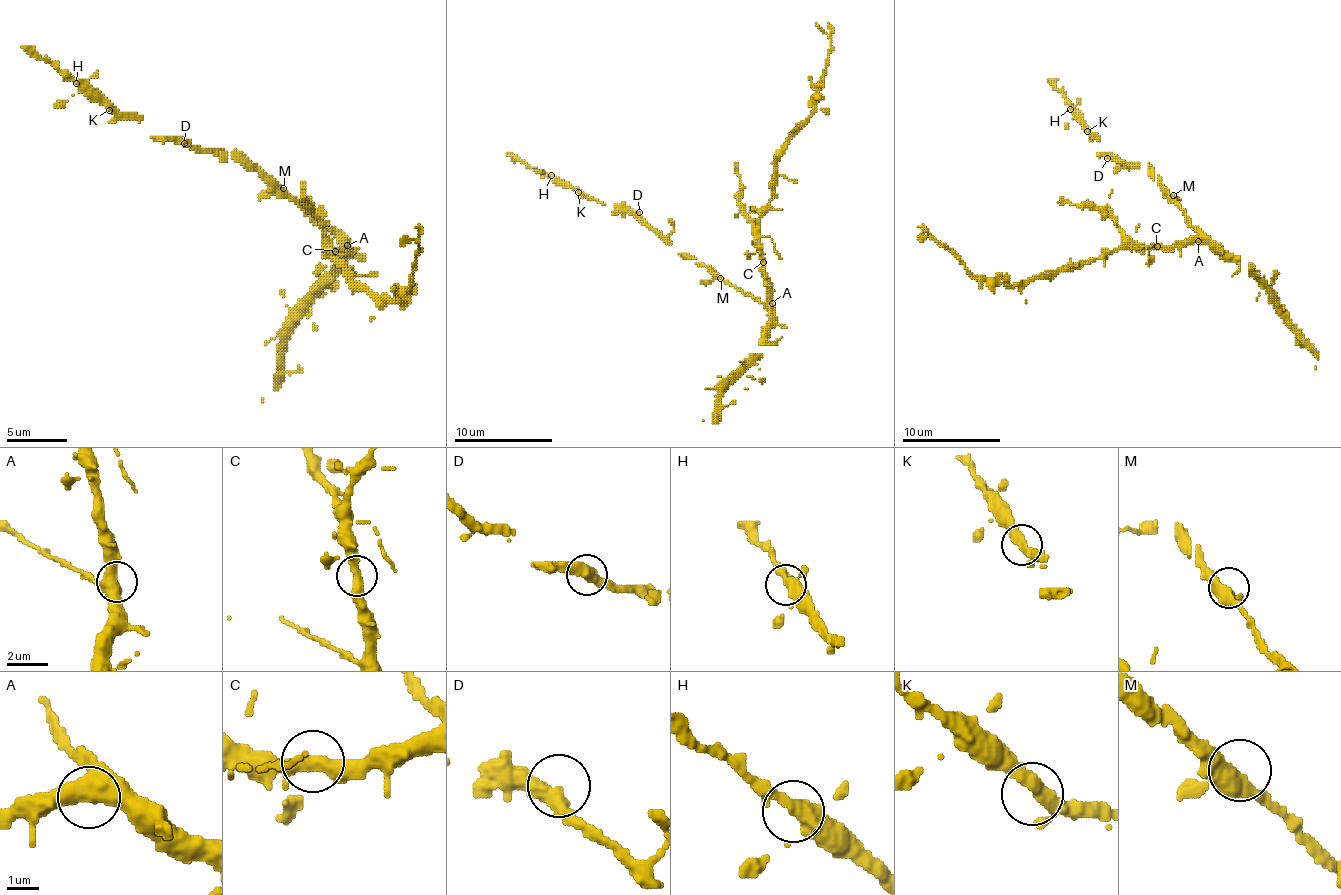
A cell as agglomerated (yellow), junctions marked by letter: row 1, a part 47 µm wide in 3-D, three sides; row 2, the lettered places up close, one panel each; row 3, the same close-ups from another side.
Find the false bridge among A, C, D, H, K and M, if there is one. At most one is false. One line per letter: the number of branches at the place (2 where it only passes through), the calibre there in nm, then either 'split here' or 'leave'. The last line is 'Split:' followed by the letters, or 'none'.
A: 3 branches meet; 400 nm thick; leave
C: 3 branches meet; 320 nm thick; leave
D: 2 branches meet; 400 nm thick; leave
H: 3 branches meet; 320 nm thick; leave
K: 3 branches meet; 320 nm thick; leave
M: 3 branches meet; 360 nm thick; leave
Split: none

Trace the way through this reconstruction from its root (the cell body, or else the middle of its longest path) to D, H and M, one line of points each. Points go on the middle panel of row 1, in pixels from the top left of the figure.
D: (757, 298), (745, 295), (725, 283), (705, 266), (696, 263), (696, 258), (681, 256), (639, 212)
H: (757, 298), (725, 283), (696, 258), (681, 256), (632, 214), (588, 200), (551, 175)
M: (757, 298), (745, 295), (720, 278)

